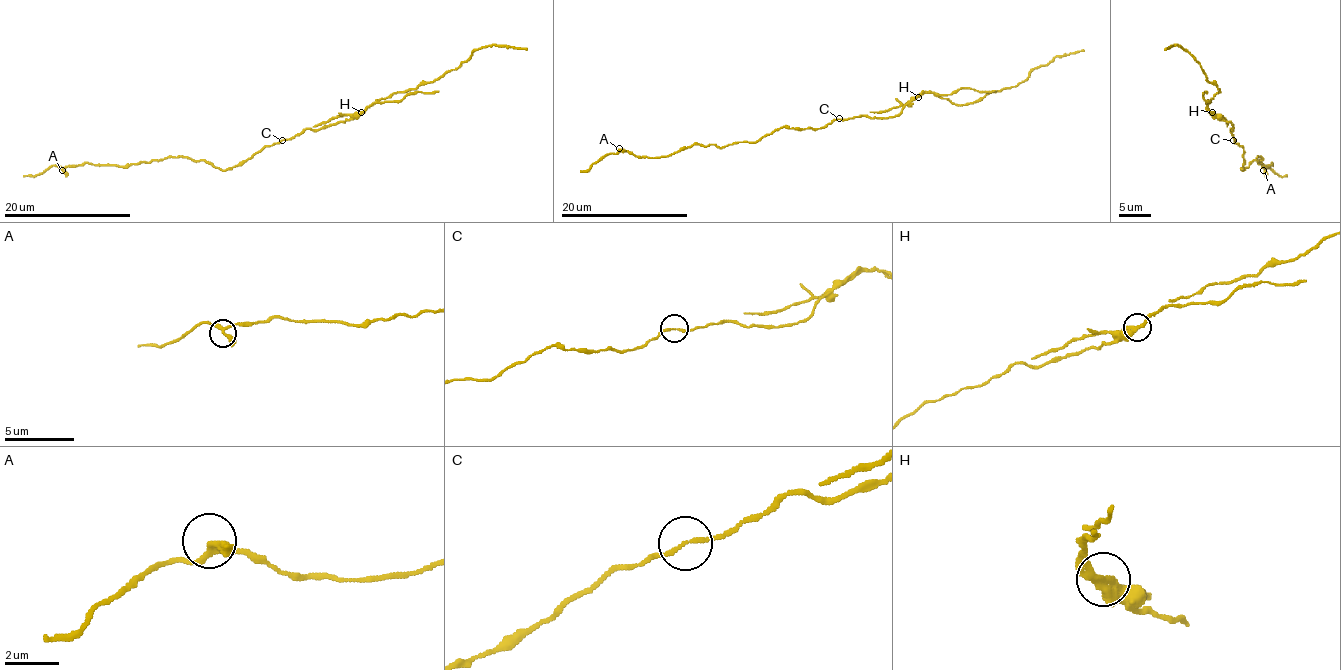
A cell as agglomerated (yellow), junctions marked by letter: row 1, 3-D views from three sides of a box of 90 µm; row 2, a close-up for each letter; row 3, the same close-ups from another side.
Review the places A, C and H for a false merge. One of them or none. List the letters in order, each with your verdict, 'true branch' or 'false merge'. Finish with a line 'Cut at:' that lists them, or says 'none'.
A: true branch
C: true branch
H: false merge
Cut at: H

